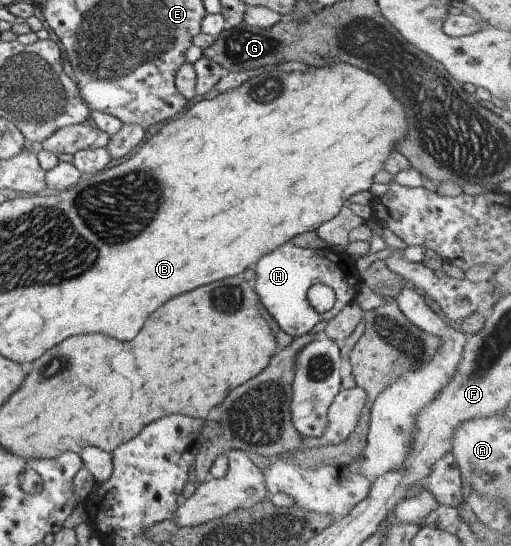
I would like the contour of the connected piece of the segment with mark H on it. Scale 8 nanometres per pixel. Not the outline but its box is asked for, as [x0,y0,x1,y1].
[252,242,364,337]

